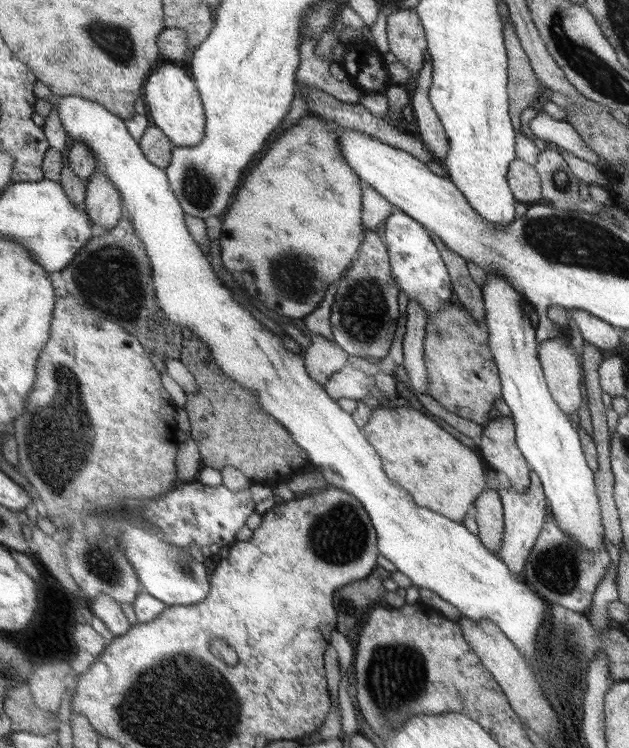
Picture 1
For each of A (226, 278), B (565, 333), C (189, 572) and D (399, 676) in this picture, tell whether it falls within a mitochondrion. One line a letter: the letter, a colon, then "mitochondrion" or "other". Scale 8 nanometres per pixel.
A: other
B: other
C: mitochondrion
D: mitochondrion

